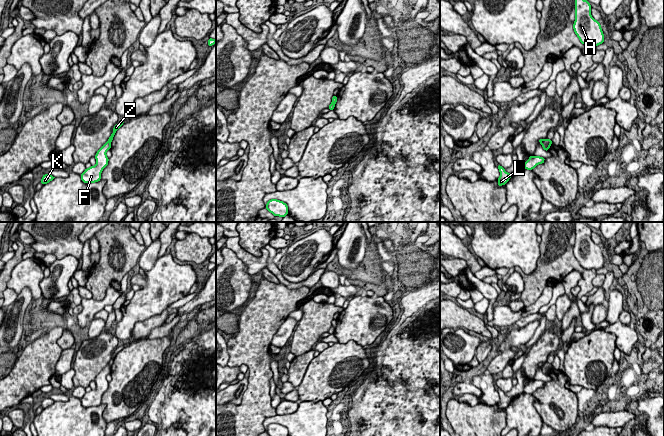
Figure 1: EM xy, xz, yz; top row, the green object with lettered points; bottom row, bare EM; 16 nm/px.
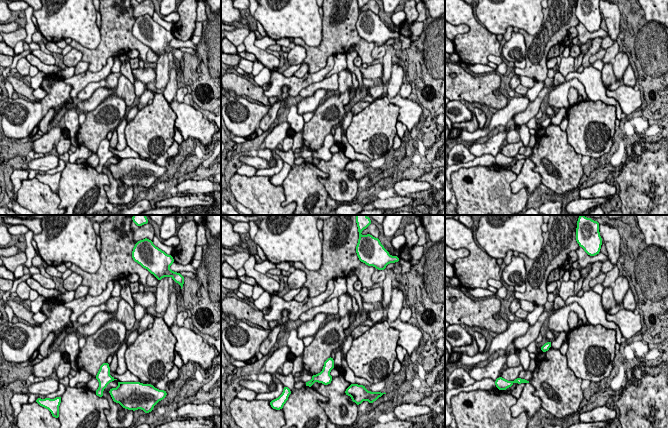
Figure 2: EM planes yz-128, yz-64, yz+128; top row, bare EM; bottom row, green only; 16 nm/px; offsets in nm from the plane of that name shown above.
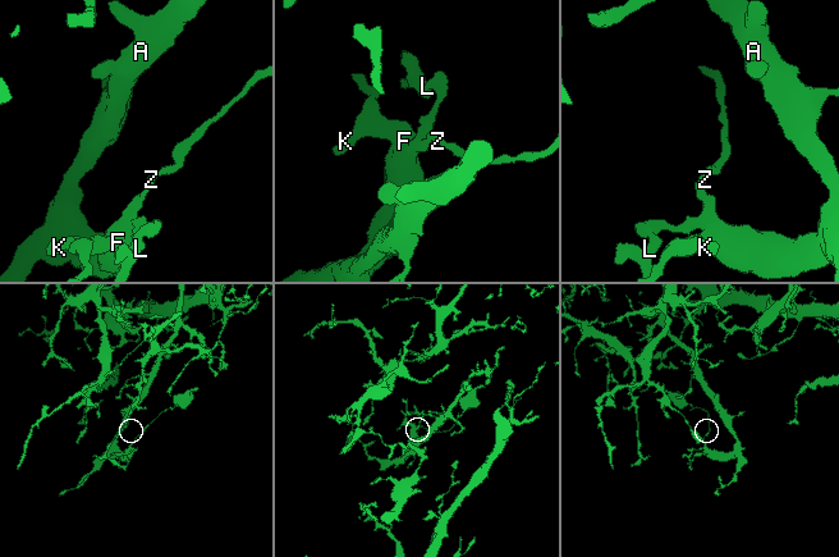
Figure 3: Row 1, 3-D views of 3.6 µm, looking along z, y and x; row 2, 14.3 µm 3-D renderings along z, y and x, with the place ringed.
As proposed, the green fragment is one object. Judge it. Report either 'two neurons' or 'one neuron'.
two neurons

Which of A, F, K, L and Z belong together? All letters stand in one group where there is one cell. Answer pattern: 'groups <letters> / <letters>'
groups A F K L / Z

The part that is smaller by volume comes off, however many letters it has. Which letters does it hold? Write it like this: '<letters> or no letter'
Z

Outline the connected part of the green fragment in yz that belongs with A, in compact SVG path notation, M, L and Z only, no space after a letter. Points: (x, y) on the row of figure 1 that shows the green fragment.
M575 0L573 29L582 44L598 46L604 43L604 34L600 23L592 17L591 9L587 0Z

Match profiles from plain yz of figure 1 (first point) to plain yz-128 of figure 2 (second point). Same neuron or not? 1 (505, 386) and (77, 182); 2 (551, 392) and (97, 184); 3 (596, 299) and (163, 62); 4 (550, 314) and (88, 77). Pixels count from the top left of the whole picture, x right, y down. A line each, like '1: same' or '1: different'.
1: same
2: different
3: different
4: different

